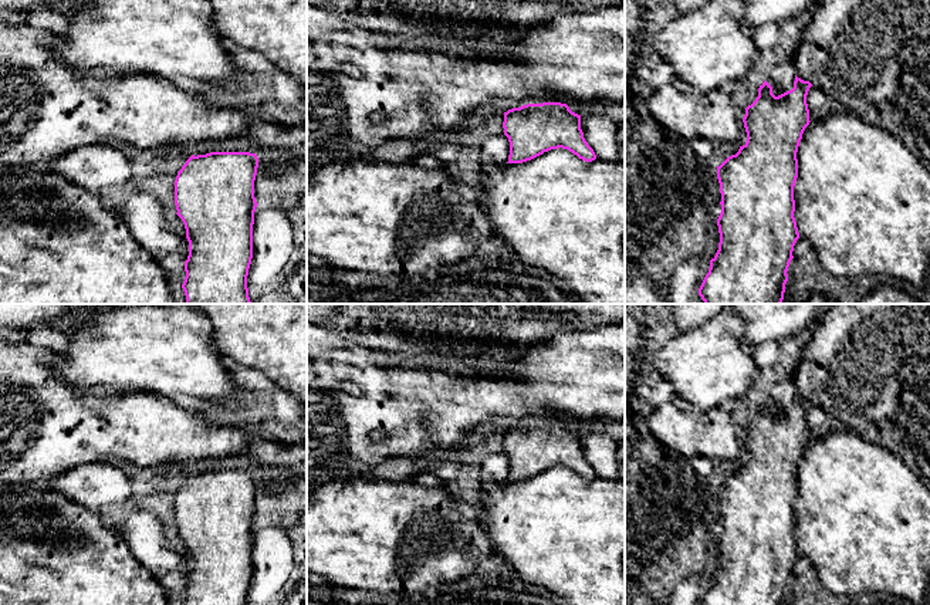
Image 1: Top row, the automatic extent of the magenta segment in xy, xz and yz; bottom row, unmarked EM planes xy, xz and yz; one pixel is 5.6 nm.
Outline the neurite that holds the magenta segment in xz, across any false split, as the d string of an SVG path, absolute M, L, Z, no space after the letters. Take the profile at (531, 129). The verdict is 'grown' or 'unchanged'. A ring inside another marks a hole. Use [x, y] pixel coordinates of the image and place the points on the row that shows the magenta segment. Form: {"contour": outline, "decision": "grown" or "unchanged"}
{"contour": "M527 104L504 112L504 135L510 142L507 163L523 163L551 149L568 149L579 159L596 159L581 129L581 115L567 104Z", "decision": "unchanged"}

